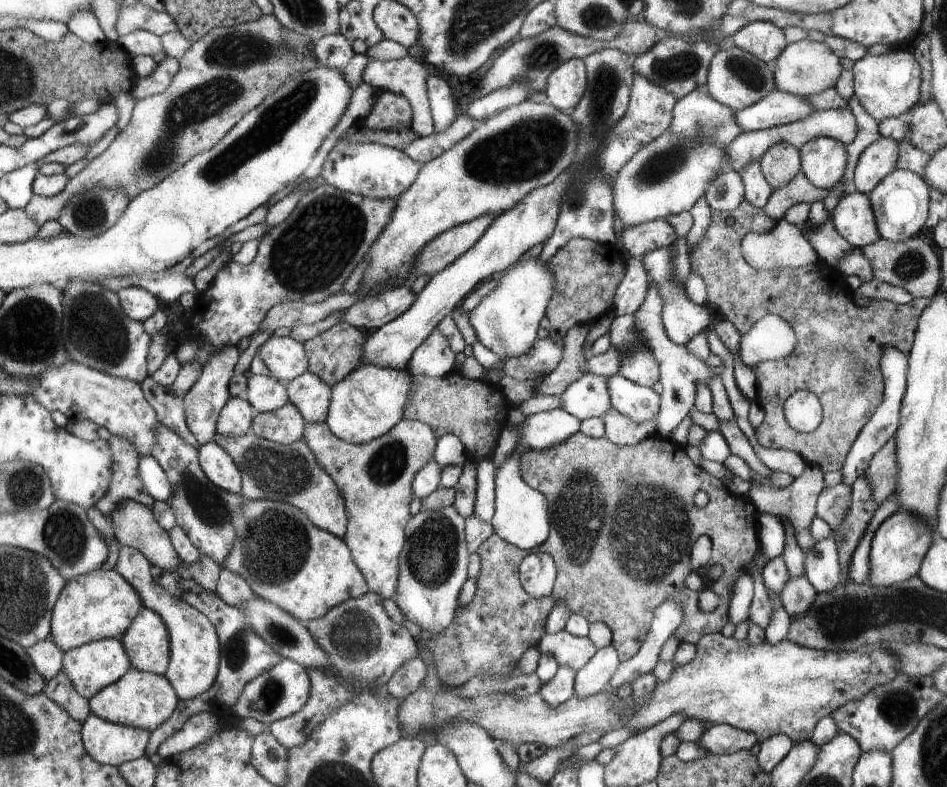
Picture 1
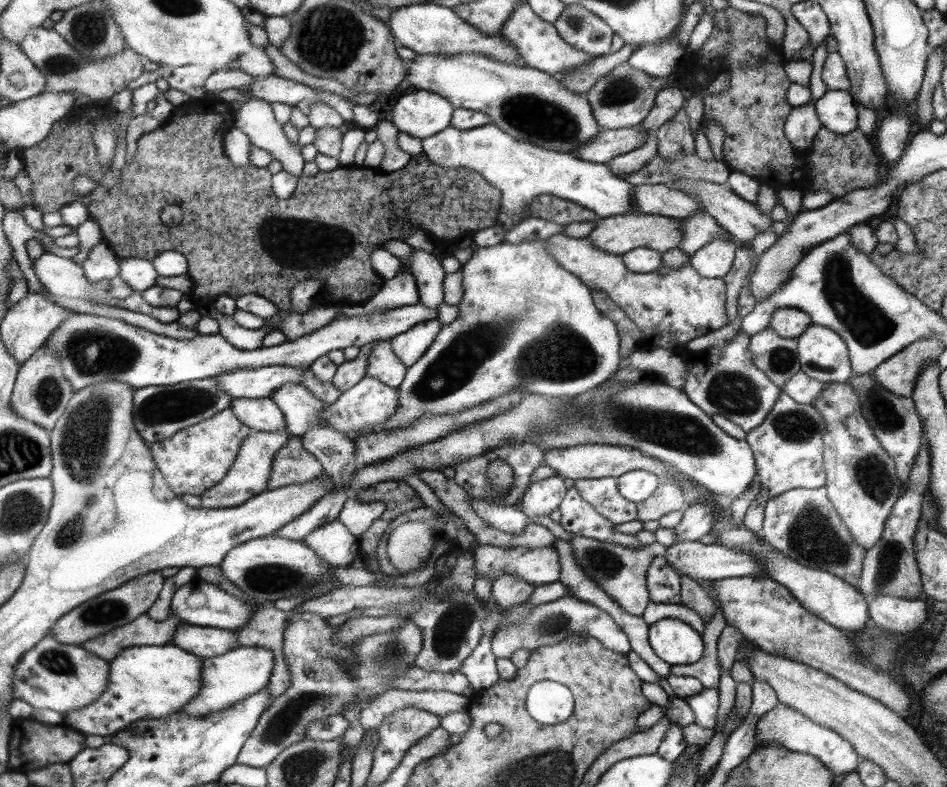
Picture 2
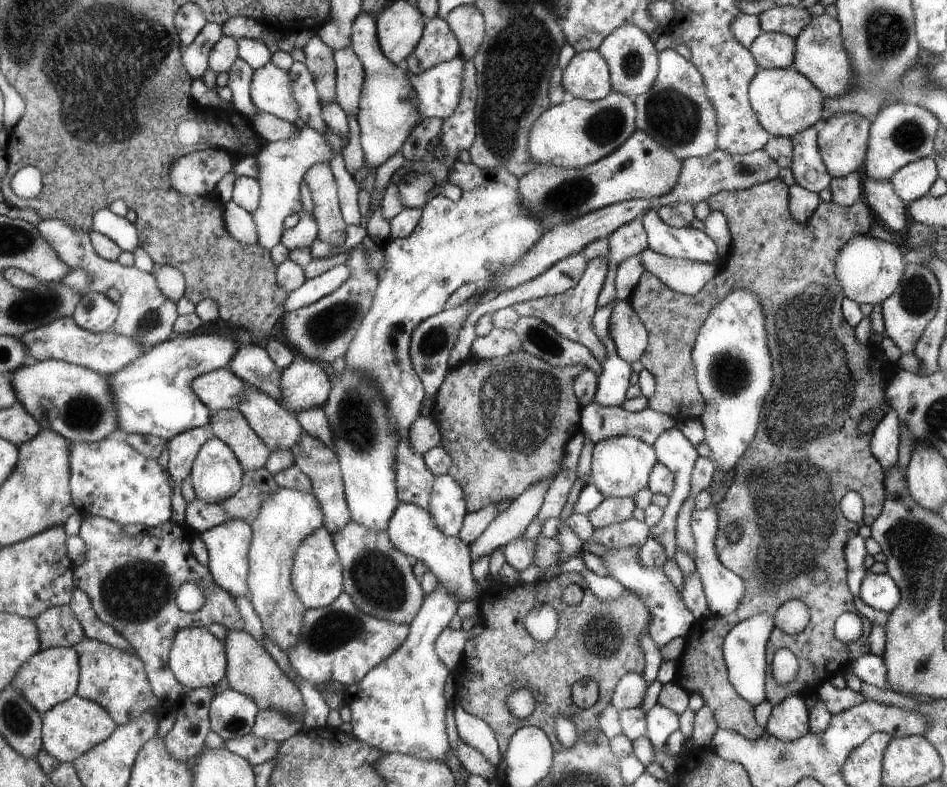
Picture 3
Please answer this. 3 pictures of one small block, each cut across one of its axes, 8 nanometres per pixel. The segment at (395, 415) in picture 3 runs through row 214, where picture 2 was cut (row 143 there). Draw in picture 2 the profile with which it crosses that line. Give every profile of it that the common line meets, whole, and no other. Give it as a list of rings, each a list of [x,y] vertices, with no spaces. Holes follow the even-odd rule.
[[[493,123],[469,130],[453,128],[449,125],[441,133],[421,141],[422,153],[441,168],[471,168],[479,172],[489,184],[500,189],[501,198],[499,216],[496,217],[497,224],[505,231],[513,228],[524,218],[529,218],[528,208],[532,201],[541,194],[551,194],[560,197],[561,200],[569,200],[583,208],[596,213],[599,218],[607,218],[611,215],[622,215],[625,213],[636,215],[638,210],[632,206],[632,186],[614,175],[608,165],[597,164],[589,160],[581,160],[579,156],[571,153],[550,151],[539,145],[528,144],[527,141],[516,140],[508,136],[498,125]]]

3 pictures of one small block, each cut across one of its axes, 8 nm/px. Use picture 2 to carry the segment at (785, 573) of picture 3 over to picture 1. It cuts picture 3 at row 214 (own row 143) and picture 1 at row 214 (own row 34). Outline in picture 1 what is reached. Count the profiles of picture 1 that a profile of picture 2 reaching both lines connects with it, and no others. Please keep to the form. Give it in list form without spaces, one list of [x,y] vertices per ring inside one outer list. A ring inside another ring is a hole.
[[[743,200],[738,204],[738,207],[731,212],[723,211],[711,211],[710,221],[707,225],[705,234],[699,239],[699,242],[694,246],[694,249],[689,252],[688,259],[690,262],[691,273],[699,275],[706,286],[706,299],[704,300],[704,306],[714,305],[716,308],[717,318],[727,319],[741,334],[747,332],[752,324],[760,321],[762,316],[769,316],[771,313],[777,316],[784,317],[784,319],[790,324],[791,328],[794,330],[794,335],[796,336],[796,343],[794,349],[785,357],[776,361],[761,361],[756,365],[751,367],[751,371],[756,379],[756,395],[757,398],[755,402],[763,409],[764,417],[762,422],[757,426],[755,431],[756,442],[766,449],[777,449],[786,450],[798,454],[805,462],[809,465],[817,465],[823,474],[829,471],[839,471],[841,465],[843,464],[845,455],[851,446],[851,443],[855,440],[859,430],[863,428],[863,425],[869,420],[873,411],[877,408],[877,405],[882,399],[882,390],[884,389],[883,377],[878,367],[878,360],[882,353],[882,348],[887,345],[897,347],[901,352],[907,354],[911,350],[912,340],[915,338],[916,324],[919,322],[921,311],[931,303],[930,298],[925,297],[913,297],[906,305],[896,305],[892,302],[886,301],[885,299],[871,299],[870,303],[867,303],[863,307],[856,306],[852,297],[852,291],[848,289],[845,284],[845,276],[840,274],[839,271],[835,270],[833,267],[827,266],[823,261],[819,260],[815,264],[808,264],[802,267],[775,267],[773,269],[756,269],[749,266],[745,259],[740,253],[740,242],[743,236],[747,232],[756,233],[766,233],[771,230],[776,225],[776,221],[770,218],[763,208],[754,207],[747,201]],[[798,390],[812,391],[812,393],[817,396],[822,408],[823,418],[819,423],[819,426],[808,433],[798,433],[792,428],[787,426],[786,420],[784,419],[784,414],[782,413],[783,401],[793,392]]]

